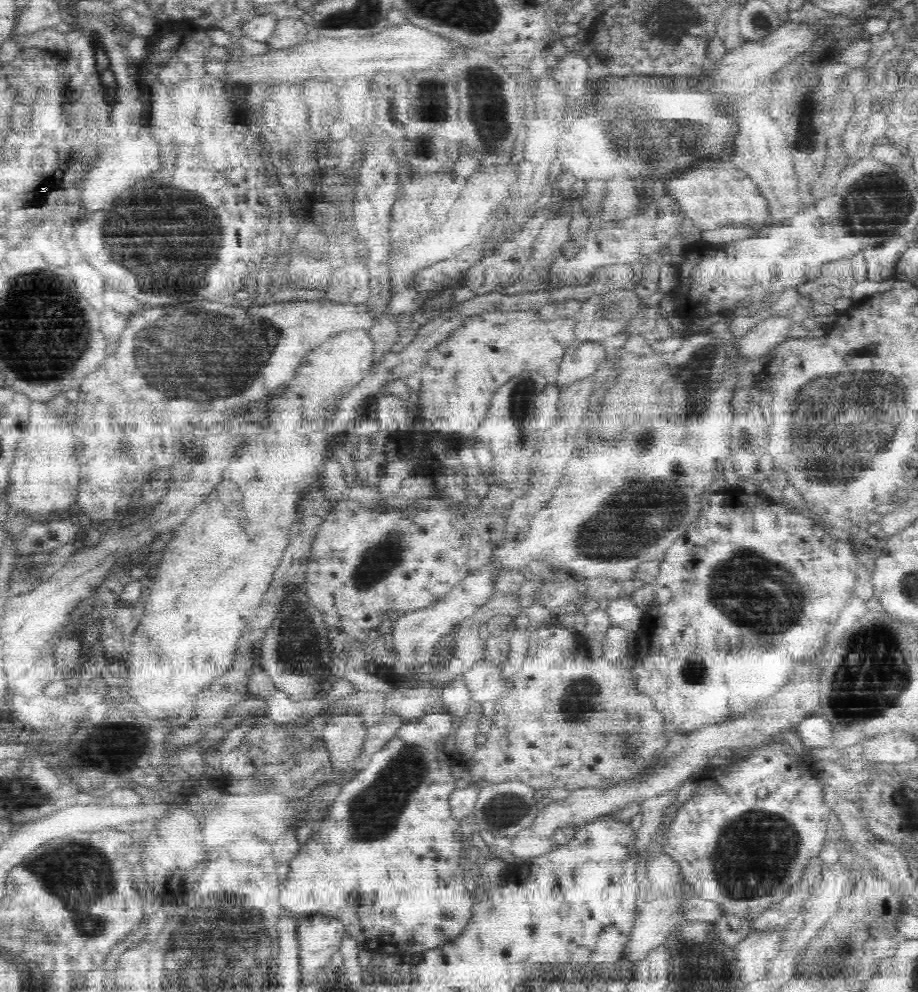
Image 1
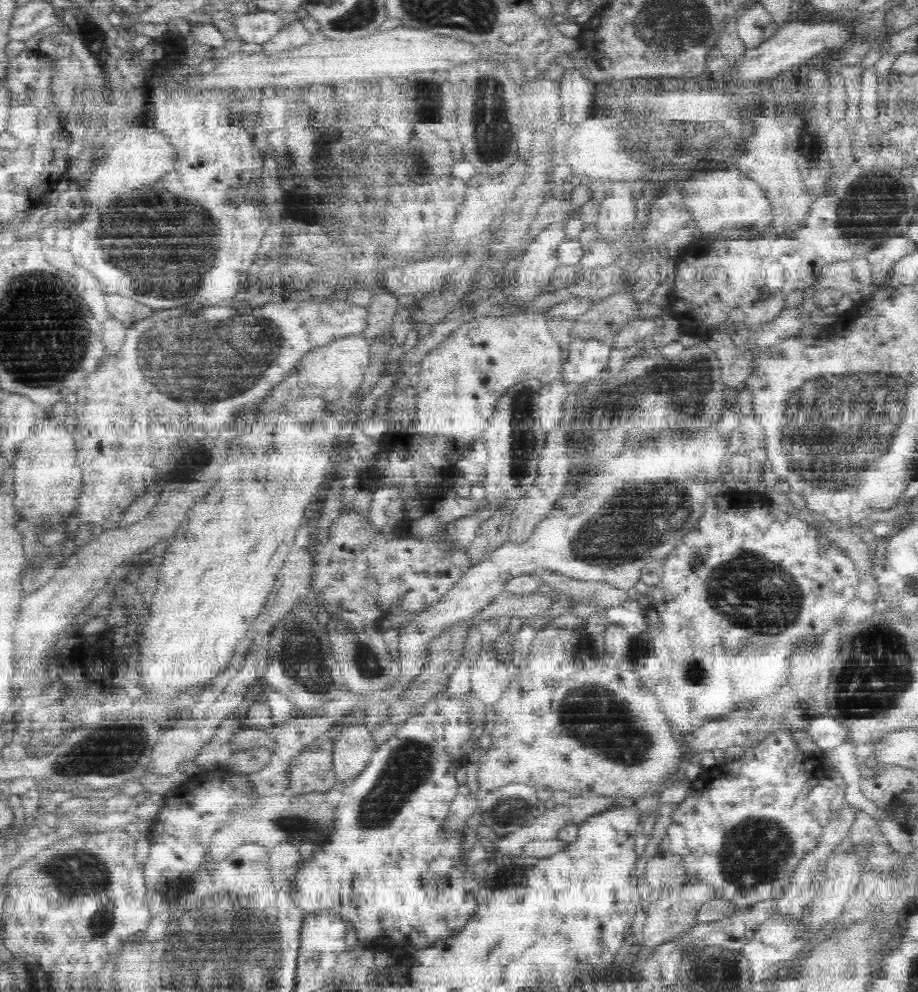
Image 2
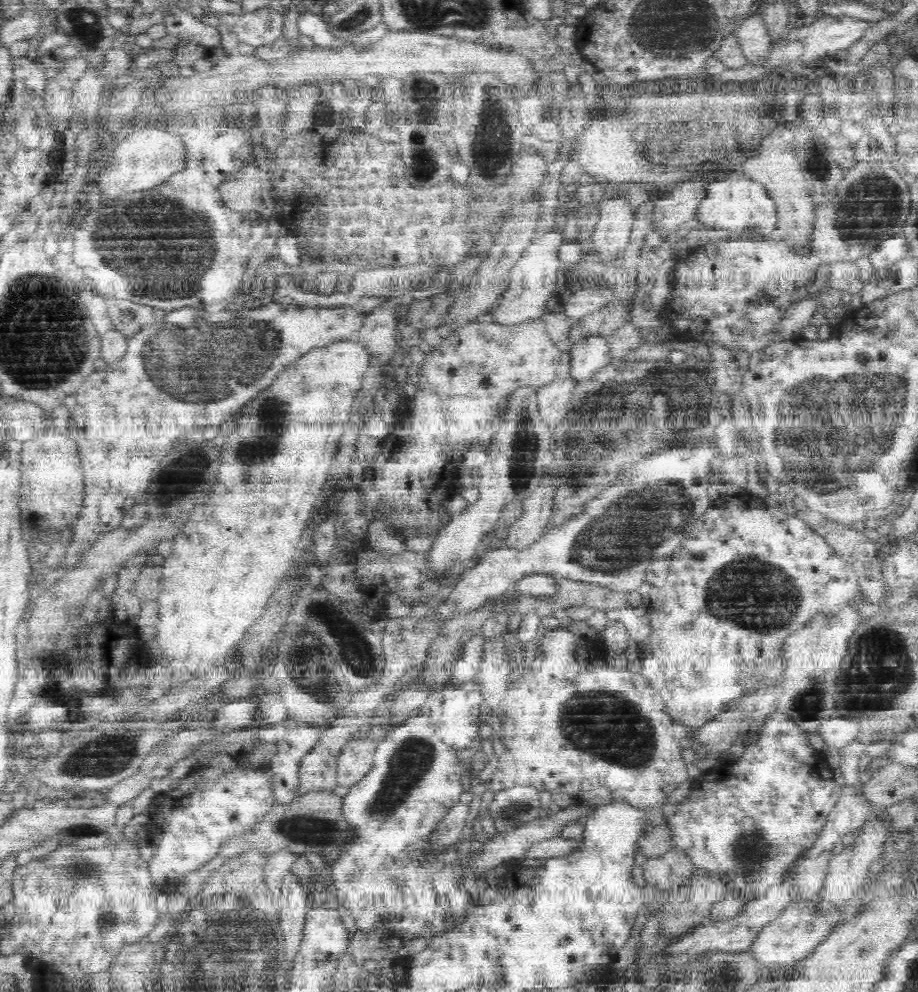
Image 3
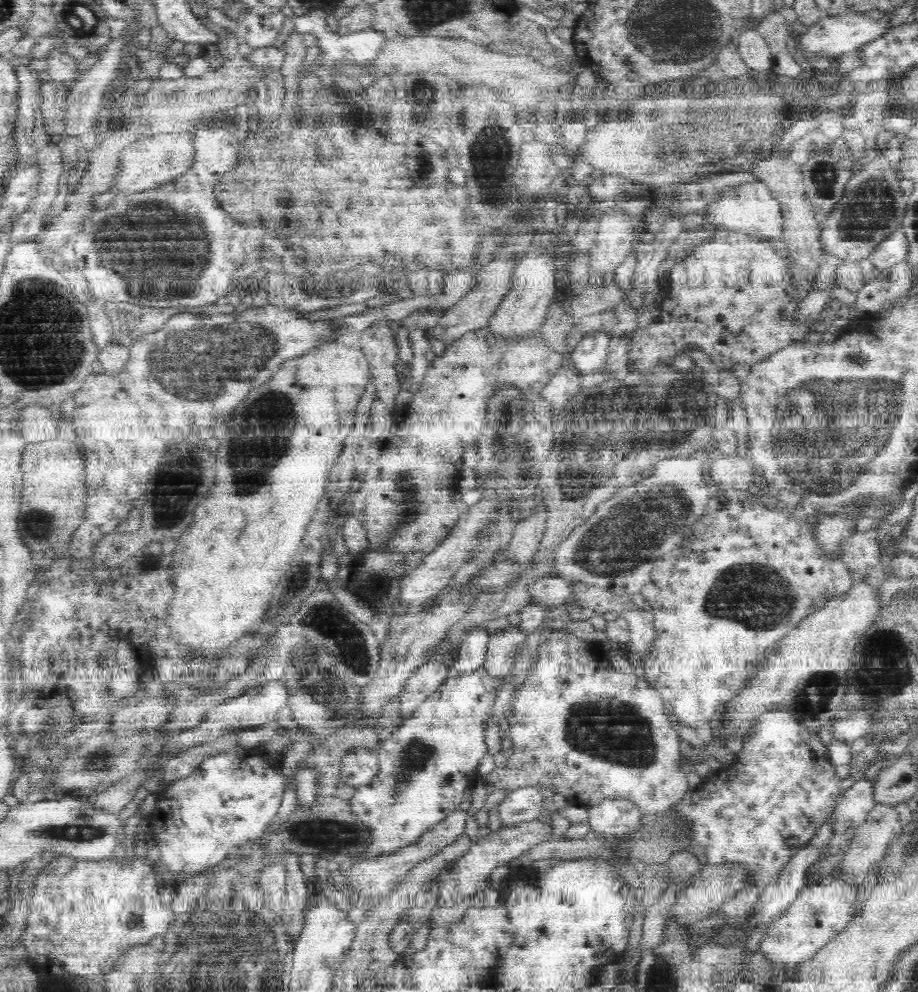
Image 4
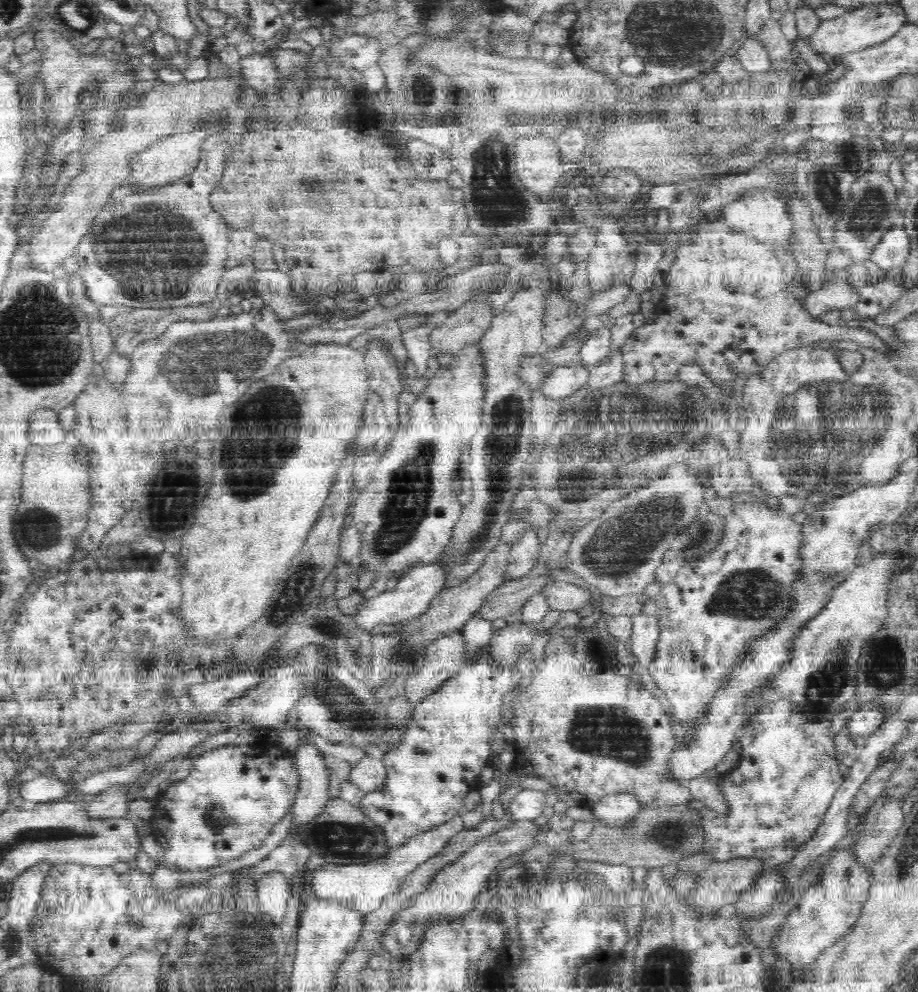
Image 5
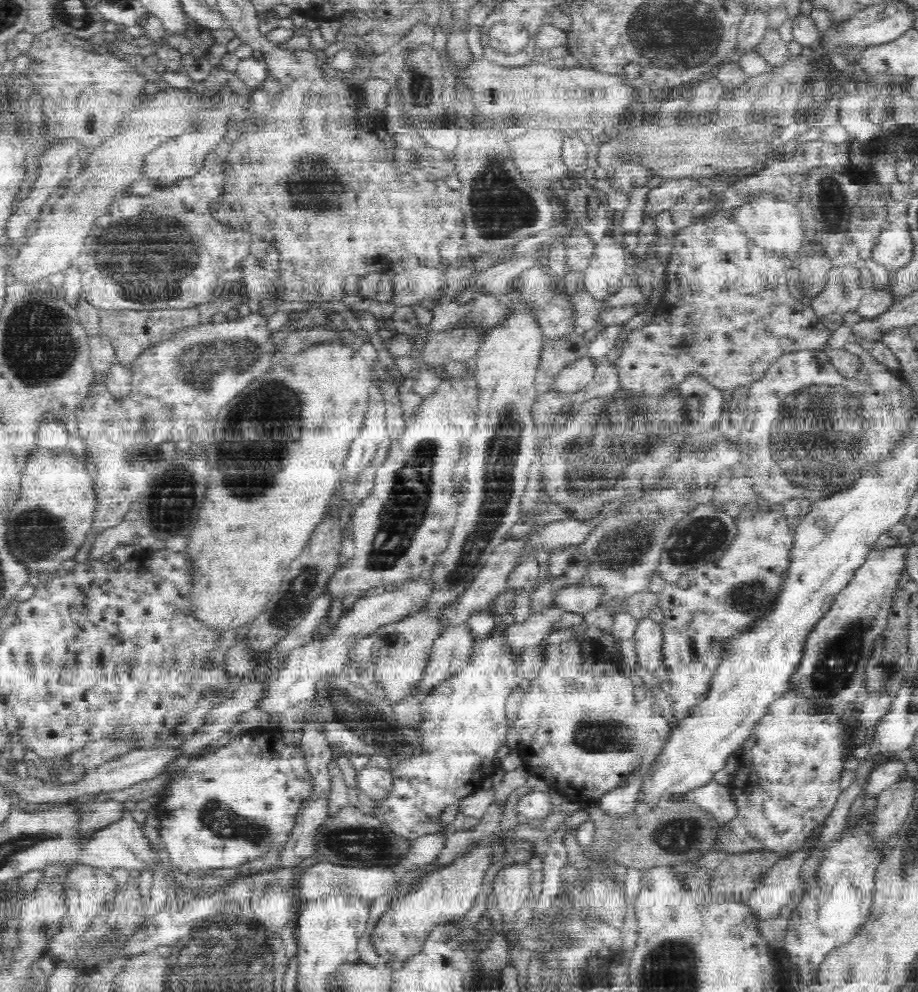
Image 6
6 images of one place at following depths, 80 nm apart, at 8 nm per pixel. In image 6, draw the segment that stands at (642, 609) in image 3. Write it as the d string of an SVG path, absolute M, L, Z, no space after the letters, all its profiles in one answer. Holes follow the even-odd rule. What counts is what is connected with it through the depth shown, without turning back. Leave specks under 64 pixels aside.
M642 616L636 622L634 632L635 651L638 657L636 667L654 670L660 664L660 646L662 644L662 629L660 623L652 618Z

